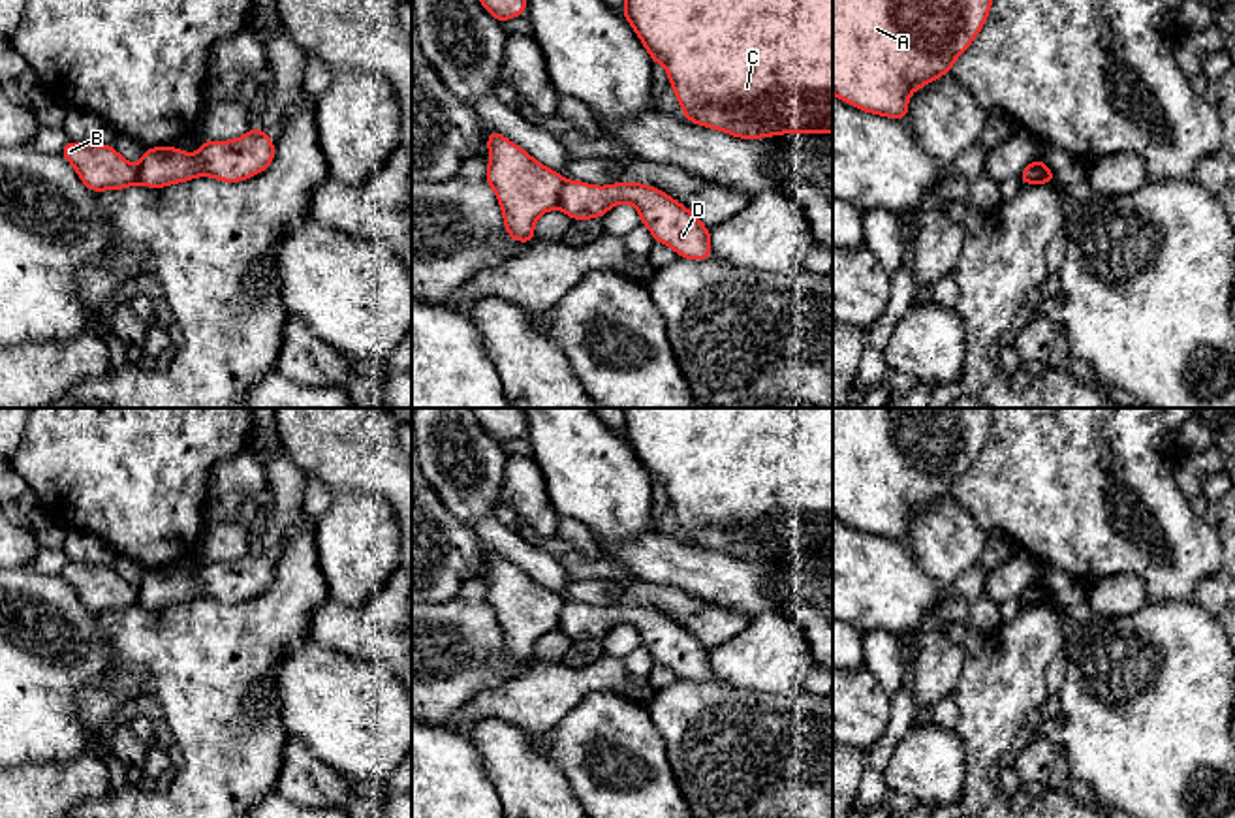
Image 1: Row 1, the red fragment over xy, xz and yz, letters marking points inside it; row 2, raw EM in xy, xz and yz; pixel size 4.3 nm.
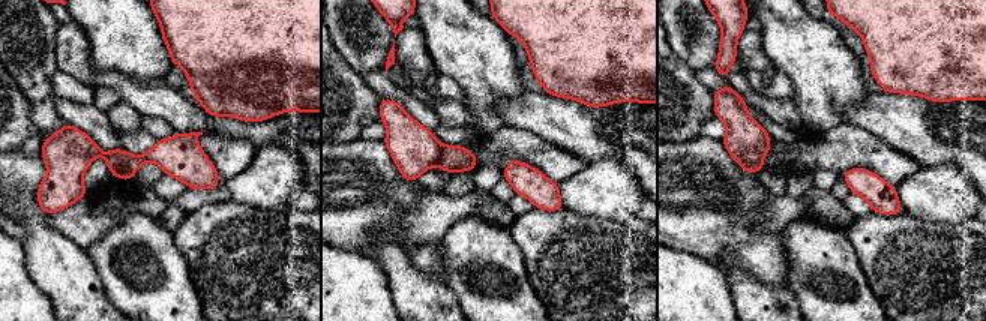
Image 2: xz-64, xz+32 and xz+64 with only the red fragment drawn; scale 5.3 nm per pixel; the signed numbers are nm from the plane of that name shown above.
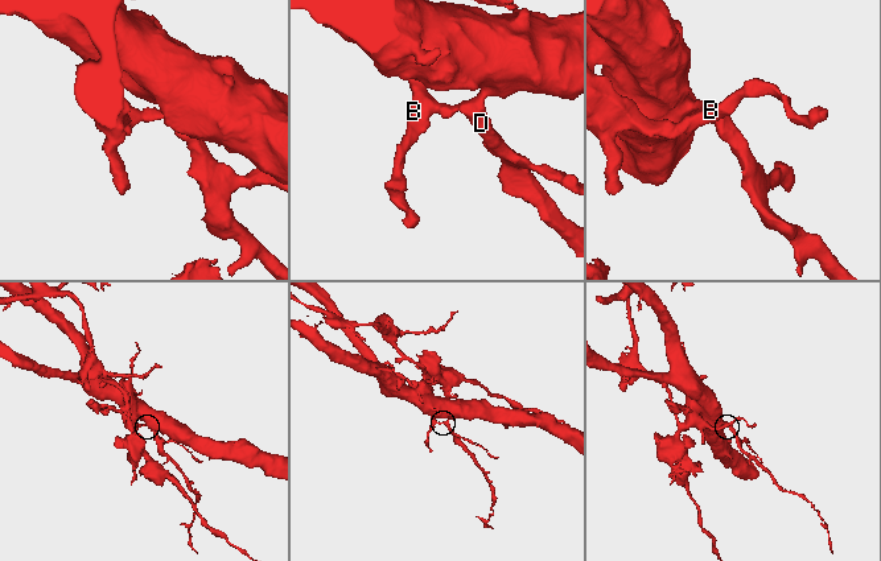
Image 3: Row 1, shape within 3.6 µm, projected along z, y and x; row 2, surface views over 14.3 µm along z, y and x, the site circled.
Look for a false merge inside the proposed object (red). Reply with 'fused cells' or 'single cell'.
fused cells

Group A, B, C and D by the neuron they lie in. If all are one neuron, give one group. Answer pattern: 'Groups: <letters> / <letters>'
Groups: A C D / B

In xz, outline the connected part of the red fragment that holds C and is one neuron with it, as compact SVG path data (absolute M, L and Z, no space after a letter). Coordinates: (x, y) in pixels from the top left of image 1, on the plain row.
M624 408L624 440L633 448L652 483L665 487L684 540L741 560L780 555L833 555L833 408Z

